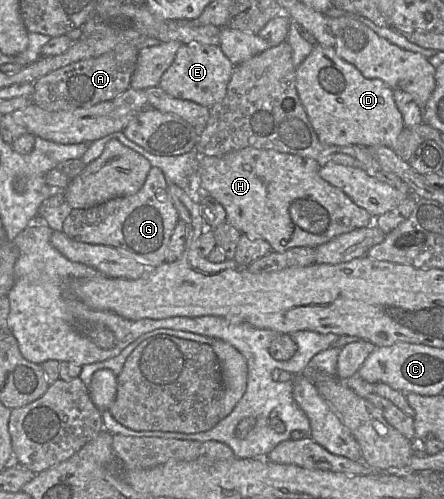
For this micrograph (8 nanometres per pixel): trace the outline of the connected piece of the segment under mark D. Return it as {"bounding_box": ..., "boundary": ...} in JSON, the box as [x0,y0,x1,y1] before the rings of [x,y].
{"bounding_box":[296,44,404,147],"boundary":[[[317,44],[296,68],[296,89],[308,118],[324,145],[391,147],[404,129],[403,115],[393,96],[393,90],[380,79],[367,79],[351,63],[340,58],[334,49]]]}

